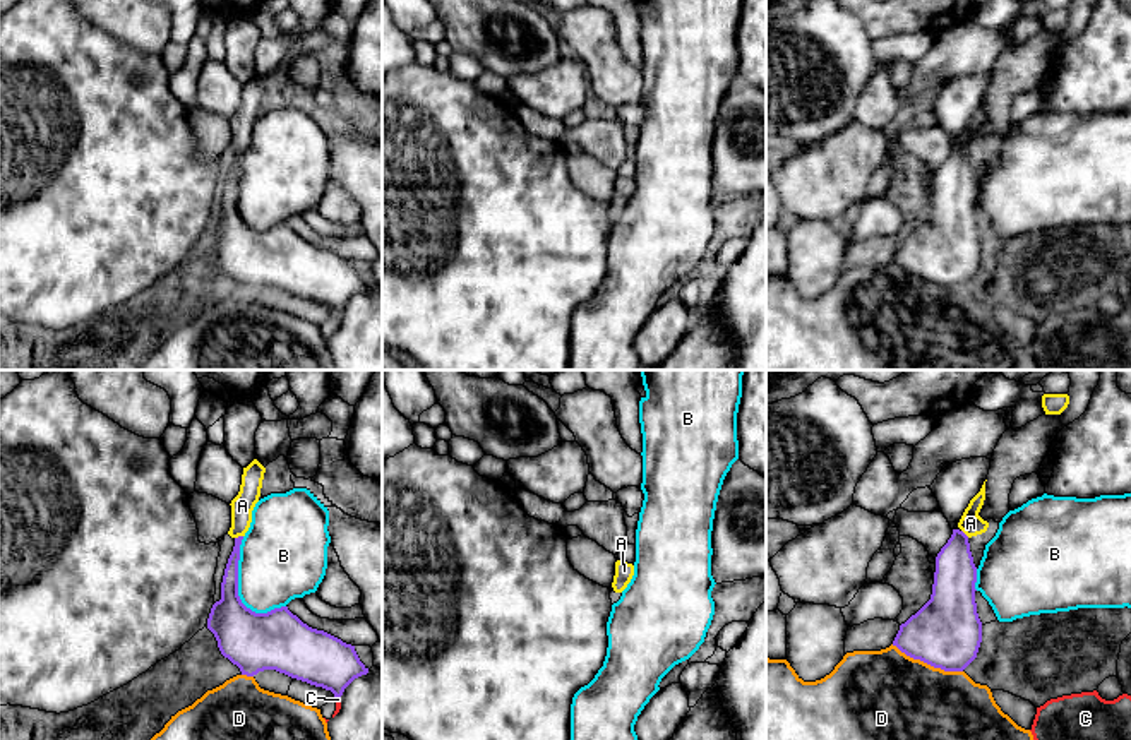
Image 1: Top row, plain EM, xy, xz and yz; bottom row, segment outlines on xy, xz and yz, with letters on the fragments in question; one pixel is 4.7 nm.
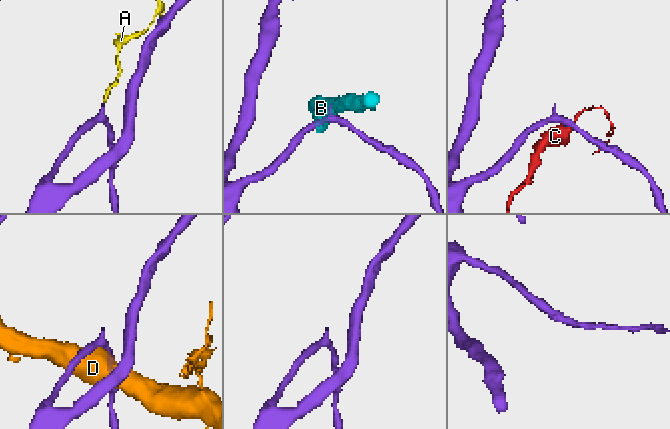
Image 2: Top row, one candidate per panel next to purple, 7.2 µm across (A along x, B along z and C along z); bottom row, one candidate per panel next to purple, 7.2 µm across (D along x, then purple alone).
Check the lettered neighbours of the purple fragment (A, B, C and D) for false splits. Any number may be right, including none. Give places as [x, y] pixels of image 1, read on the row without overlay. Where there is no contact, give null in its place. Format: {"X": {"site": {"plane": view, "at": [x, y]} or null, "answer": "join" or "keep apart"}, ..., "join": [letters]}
{"A": {"site": {"plane": "xy", "at": [239, 153]}, "answer": "join"}, "B": {"site": {"plane": "xy", "at": [237, 208]}, "answer": "keep apart"}, "C": {"site": {"plane": "xy", "at": [338, 312]}, "answer": "keep apart"}, "D": {"site": {"plane": "yz", "at": [927, 280]}, "answer": "keep apart"}, "join": ["A"]}

